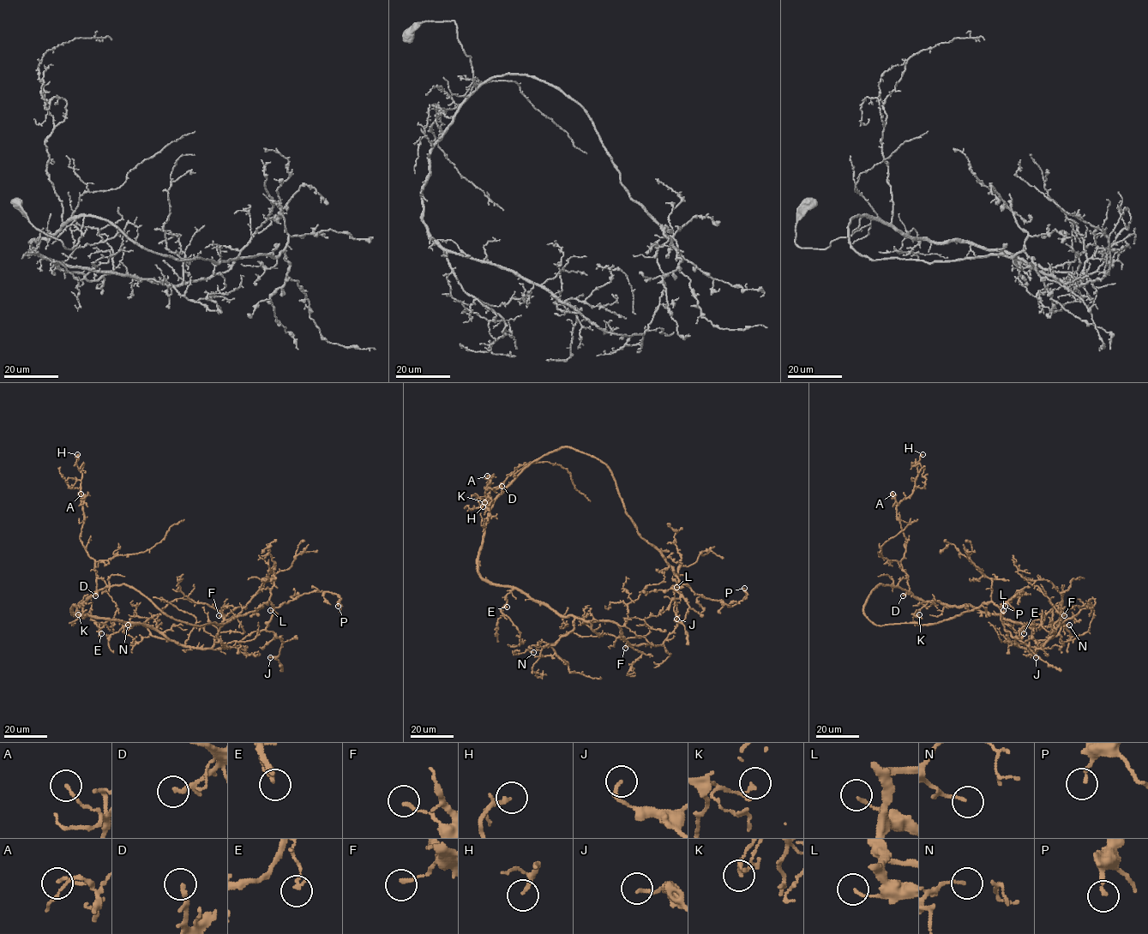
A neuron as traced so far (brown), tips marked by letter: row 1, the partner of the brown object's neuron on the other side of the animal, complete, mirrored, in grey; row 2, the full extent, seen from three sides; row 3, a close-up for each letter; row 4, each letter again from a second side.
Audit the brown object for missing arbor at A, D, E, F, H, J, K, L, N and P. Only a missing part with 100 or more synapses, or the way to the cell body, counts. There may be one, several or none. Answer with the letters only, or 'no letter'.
D

